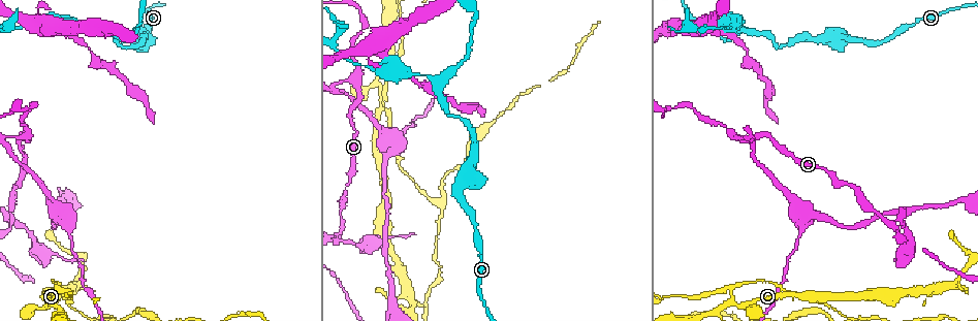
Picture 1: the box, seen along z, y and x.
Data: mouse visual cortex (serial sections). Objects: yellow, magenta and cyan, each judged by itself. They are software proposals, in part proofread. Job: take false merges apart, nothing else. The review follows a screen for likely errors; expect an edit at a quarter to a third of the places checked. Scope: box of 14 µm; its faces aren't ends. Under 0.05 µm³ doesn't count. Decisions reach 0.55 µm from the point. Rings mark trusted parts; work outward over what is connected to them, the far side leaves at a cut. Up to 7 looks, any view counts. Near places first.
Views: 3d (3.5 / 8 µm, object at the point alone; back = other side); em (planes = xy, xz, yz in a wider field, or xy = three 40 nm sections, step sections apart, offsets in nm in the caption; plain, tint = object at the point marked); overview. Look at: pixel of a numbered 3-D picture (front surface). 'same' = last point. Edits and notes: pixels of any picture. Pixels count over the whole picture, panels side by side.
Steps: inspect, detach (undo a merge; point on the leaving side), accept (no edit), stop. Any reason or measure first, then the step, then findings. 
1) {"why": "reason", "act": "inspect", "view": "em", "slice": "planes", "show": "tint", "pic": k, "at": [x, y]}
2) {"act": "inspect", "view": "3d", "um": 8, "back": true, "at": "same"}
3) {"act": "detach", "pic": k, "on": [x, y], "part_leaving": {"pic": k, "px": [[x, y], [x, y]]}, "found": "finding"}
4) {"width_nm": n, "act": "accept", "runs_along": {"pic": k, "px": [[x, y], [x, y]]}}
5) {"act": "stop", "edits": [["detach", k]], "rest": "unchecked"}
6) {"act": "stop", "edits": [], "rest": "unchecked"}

{"why": "sharp bend", "act": "inspect", "view": "3d", "um": 8, "pic": 1, "at": [894, 227]}

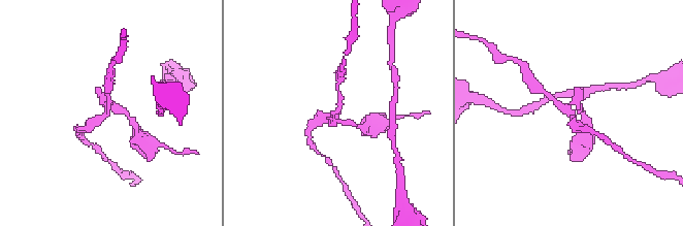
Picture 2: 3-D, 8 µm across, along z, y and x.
{"why": "closer look", "act": "inspect", "view": "3d", "um": 3.5, "pic": 2, "at": [337, 114]}

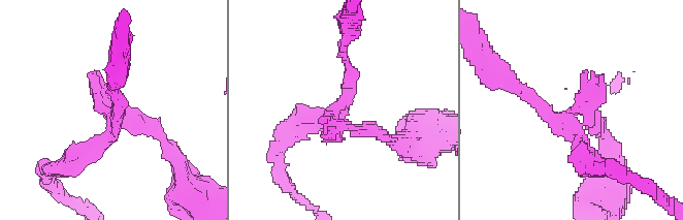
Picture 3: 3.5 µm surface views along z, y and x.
{"why": "shape alone is not enough", "act": "inspect", "view": "em", "slice": "xy", "step": 1, "show": "tint", "pic": 3, "at": [573, 127]}

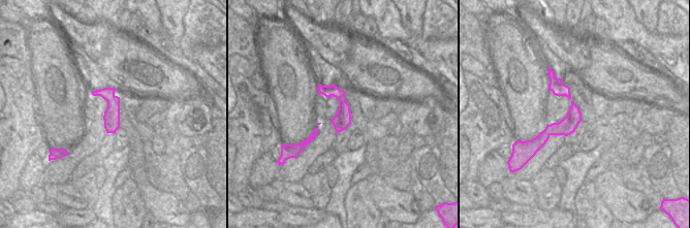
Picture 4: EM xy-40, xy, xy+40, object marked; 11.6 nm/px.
{"act": "detach", "pic": 3, "on": [99, 82], "part_leaving": {"pic": 3, "px": [[123, 121], [152, 131], [181, 176]]}, "found": "two cells meet here"}

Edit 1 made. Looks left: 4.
{"act": "inspect", "view": "overview"}

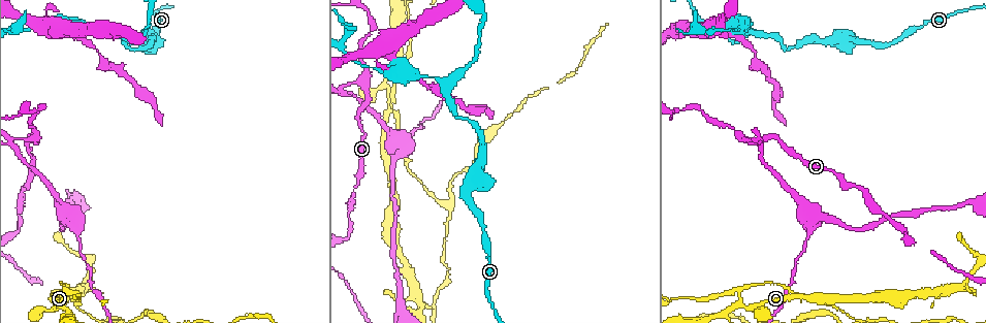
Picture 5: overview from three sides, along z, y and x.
{"why": "three-way junction", "act": "inspect", "view": "3d", "um": 3.5, "pic": 5, "at": [750, 30]}

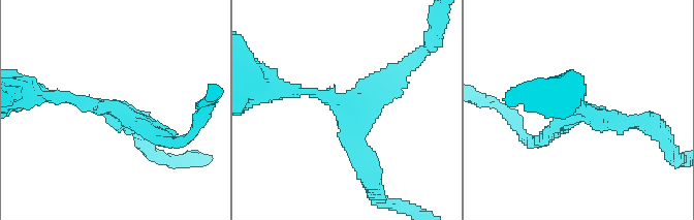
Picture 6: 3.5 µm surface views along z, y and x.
{"arms": 3, "arm_widths_nm": [150, 200, 250], "why": "need the tissue", "act": "inspect", "view": "em", "slice": "planes", "show": "tint", "pic": 6, "at": [349, 105]}

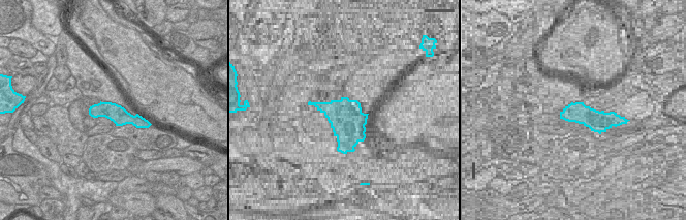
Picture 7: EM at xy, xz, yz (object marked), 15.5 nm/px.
{"why": "cut it another way", "act": "inspect", "view": "em", "slice": "xy", "step": 3, "show": "tint", "at": "same"}

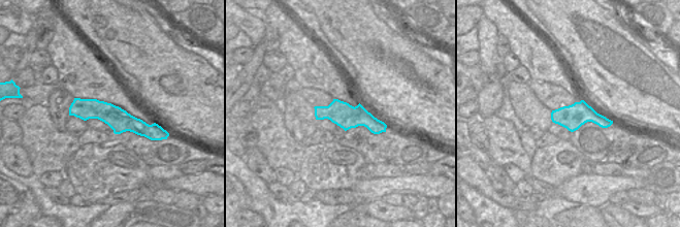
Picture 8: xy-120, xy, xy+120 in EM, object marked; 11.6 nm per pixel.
{"act": "accept", "runs_along": {"pic": 8, "px": [[71, 109], [100, 109], [151, 128]]}, "found": "continuous, no second cell"}

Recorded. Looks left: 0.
{"act": "stop", "edits": [["detach", 3]], "rest": "unchecked"}

